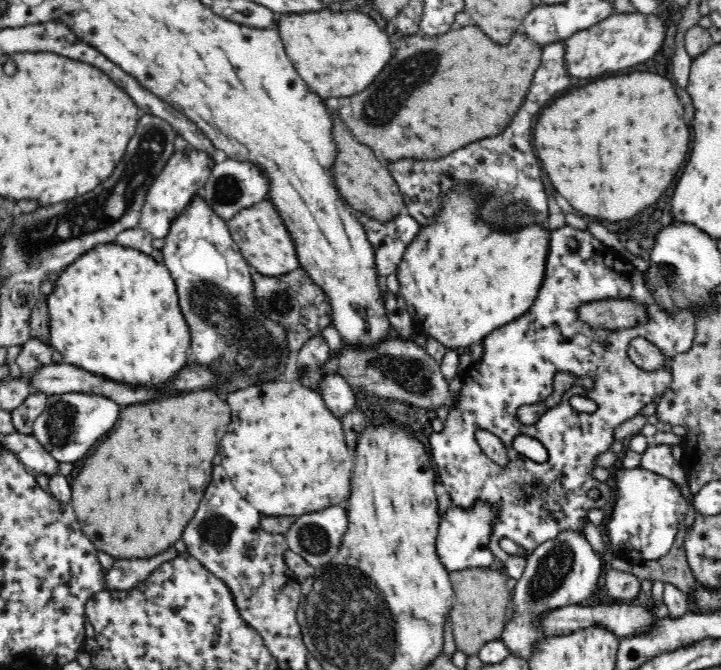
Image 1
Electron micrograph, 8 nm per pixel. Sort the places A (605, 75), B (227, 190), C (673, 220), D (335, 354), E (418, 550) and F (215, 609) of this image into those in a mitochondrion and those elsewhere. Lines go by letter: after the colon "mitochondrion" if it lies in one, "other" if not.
A: other
B: mitochondrion
C: other
D: other
E: other
F: mitochondrion

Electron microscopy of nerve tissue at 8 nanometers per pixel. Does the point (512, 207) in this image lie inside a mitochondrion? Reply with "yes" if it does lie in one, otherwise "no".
yes

